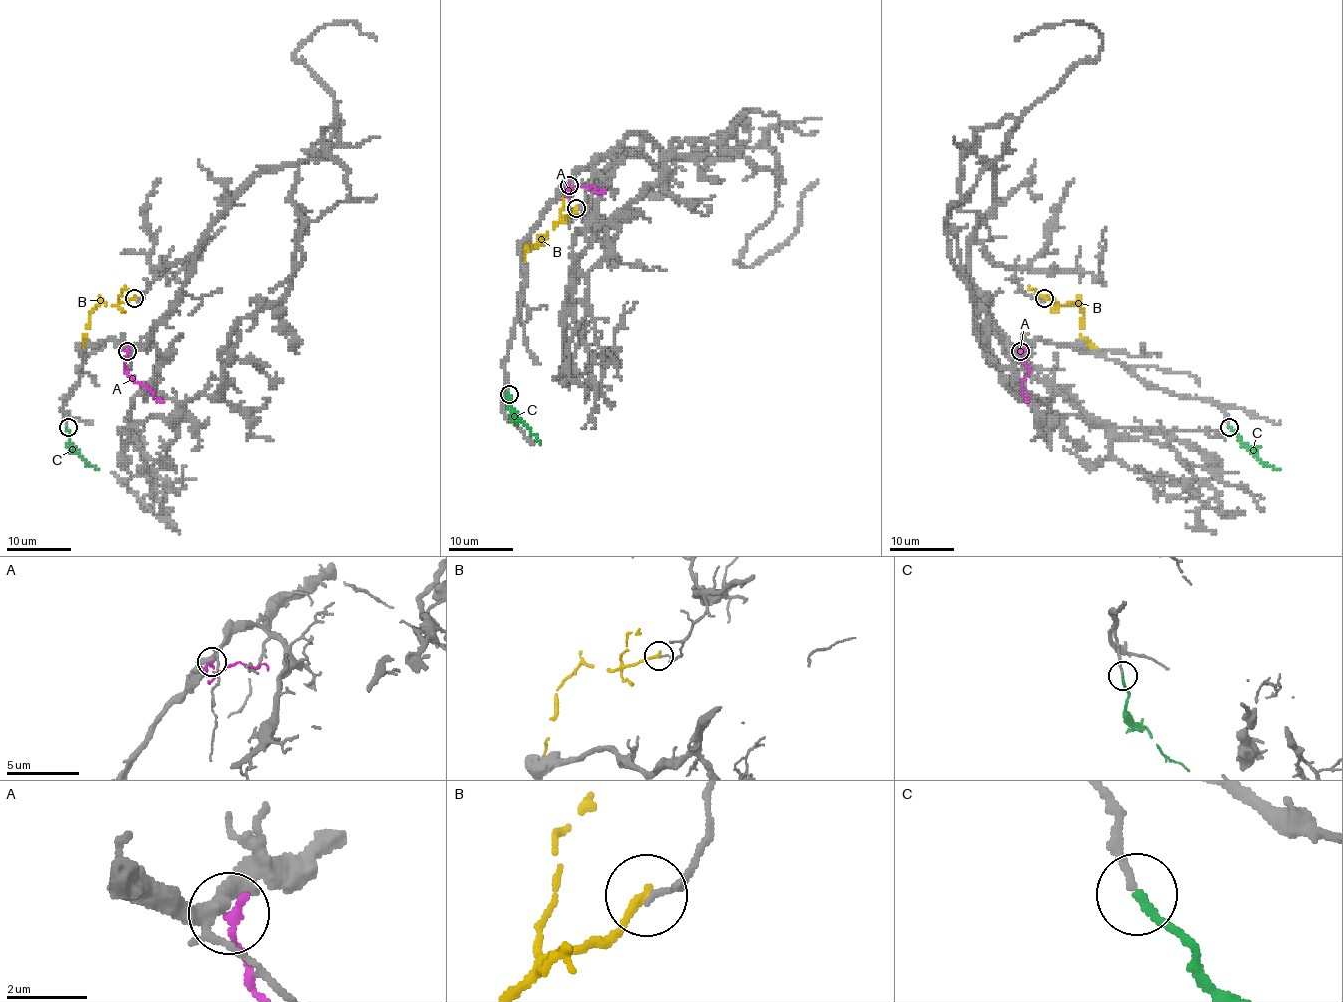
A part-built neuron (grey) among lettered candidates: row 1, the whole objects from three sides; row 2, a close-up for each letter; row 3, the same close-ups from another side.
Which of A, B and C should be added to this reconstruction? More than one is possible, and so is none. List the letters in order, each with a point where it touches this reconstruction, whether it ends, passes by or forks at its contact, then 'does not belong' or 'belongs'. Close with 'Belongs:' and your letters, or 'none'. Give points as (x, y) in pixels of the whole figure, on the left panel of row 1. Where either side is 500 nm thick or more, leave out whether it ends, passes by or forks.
A: contact (127, 351); it ends; does not belong
B: contact (134, 298); it ends; does not belong
C: contact (68, 427); it ends; belongs
Belongs: C

